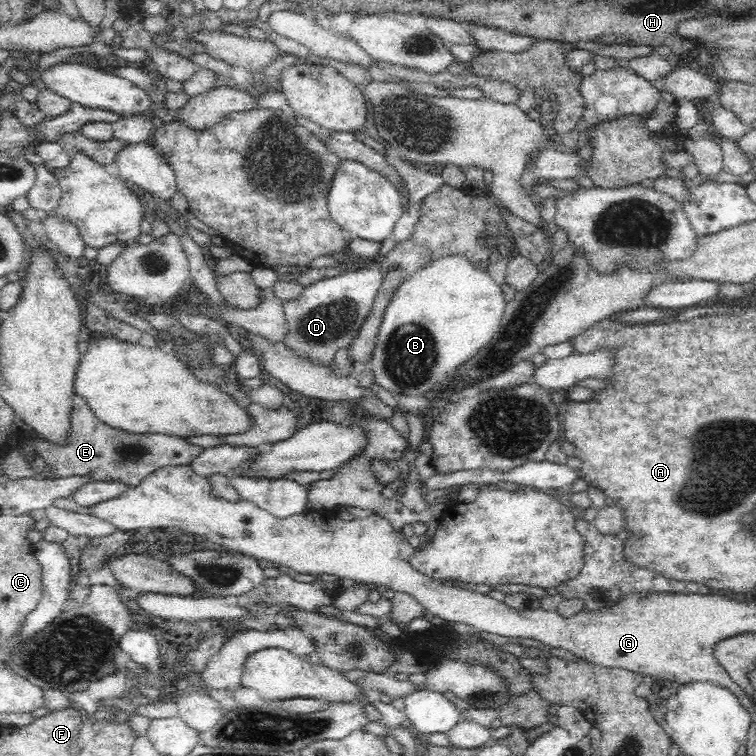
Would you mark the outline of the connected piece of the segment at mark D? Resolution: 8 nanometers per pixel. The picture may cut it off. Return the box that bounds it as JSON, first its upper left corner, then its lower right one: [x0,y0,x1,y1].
[283,265,384,364]

